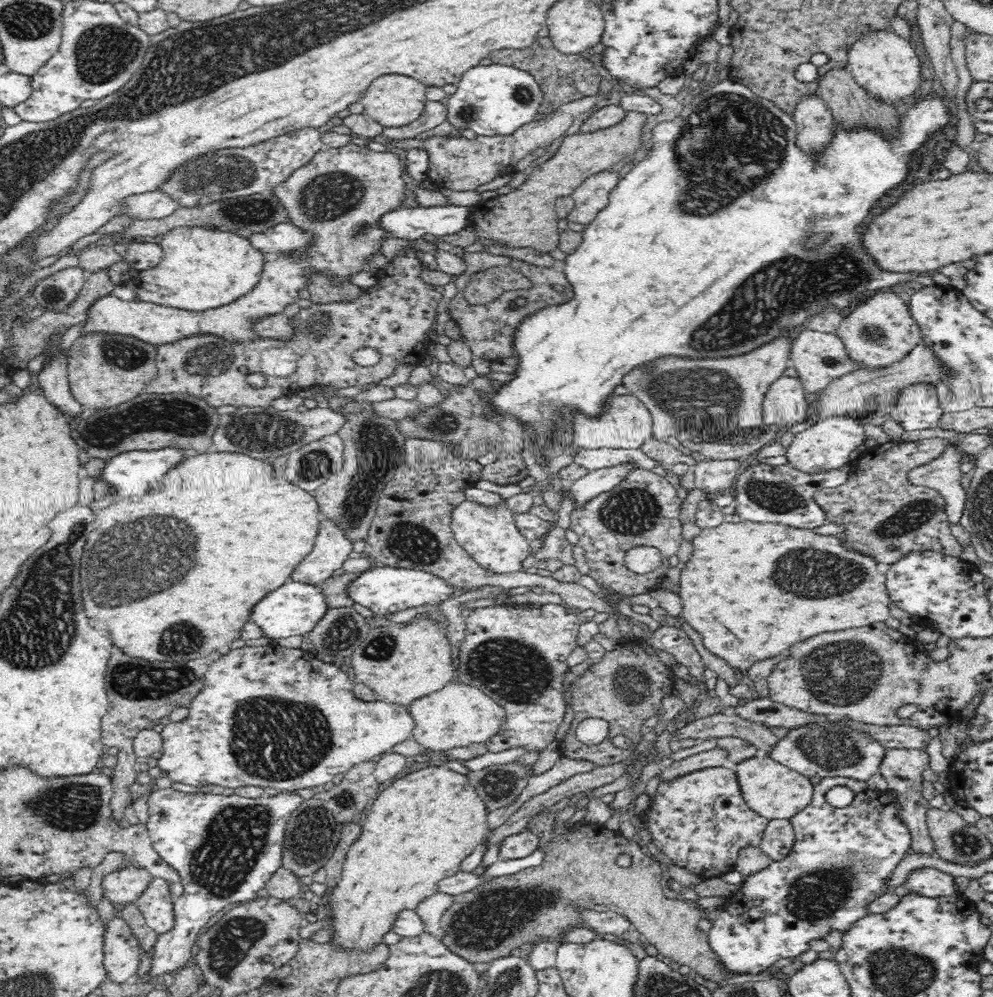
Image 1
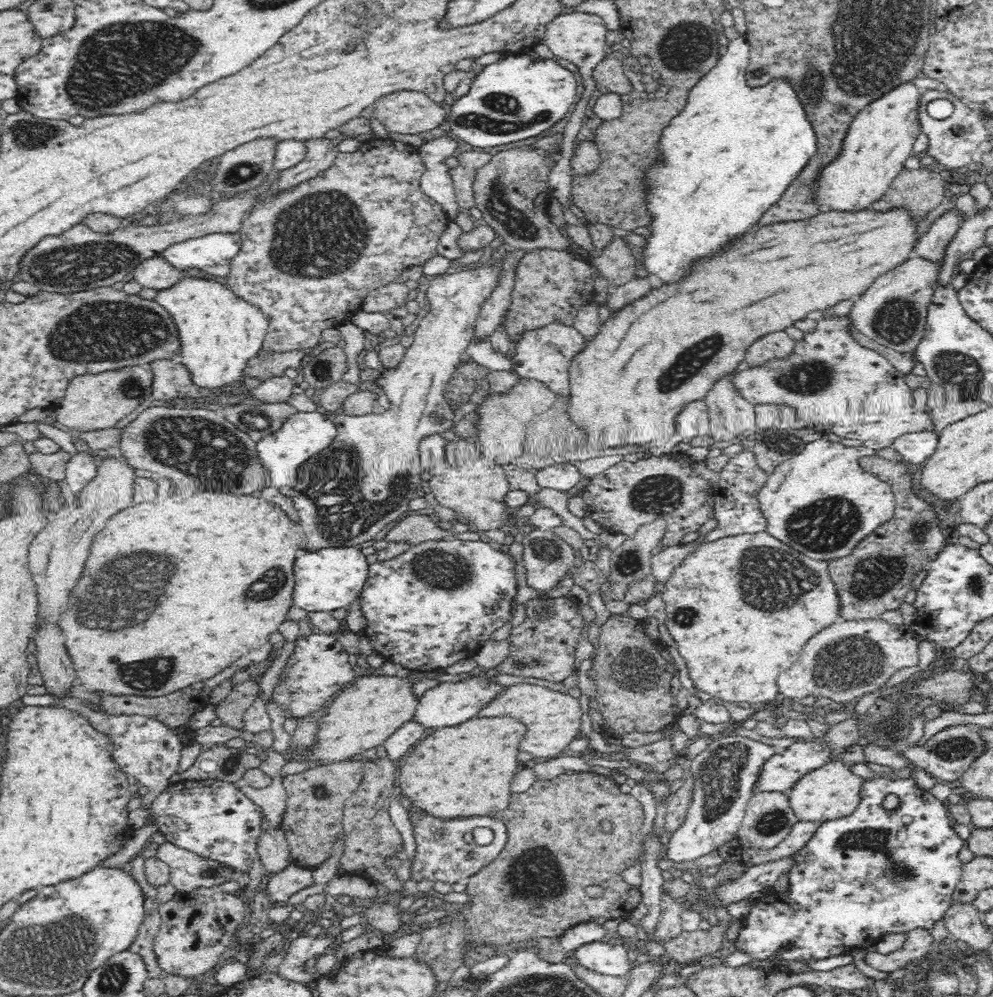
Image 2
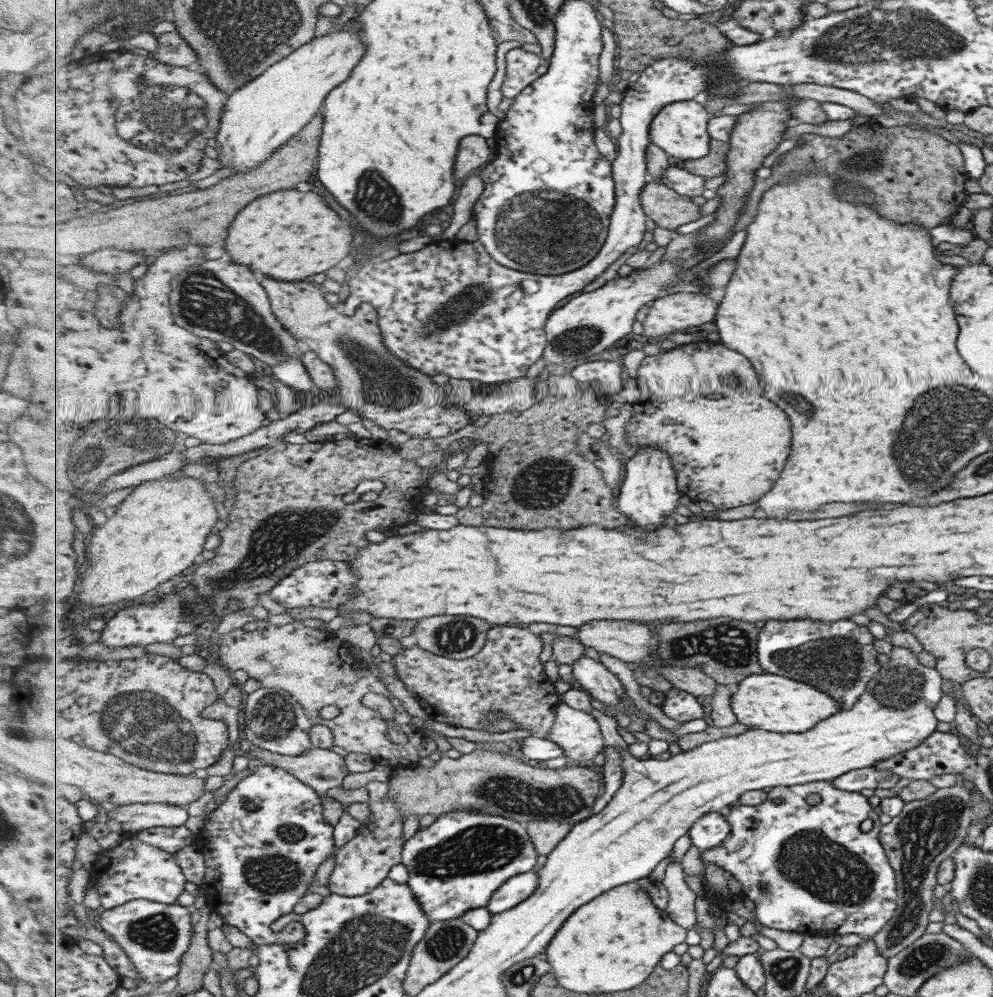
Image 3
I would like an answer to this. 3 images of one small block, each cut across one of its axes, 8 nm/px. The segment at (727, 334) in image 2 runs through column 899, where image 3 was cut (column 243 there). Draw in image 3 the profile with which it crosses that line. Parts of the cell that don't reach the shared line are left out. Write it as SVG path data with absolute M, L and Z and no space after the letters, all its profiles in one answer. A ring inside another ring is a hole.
M287 190L287 192L261 196L261 200L255 200L241 212L241 216L237 216L237 220L233 222L233 228L229 228L227 252L231 254L233 260L237 260L237 264L251 266L255 272L273 276L275 280L295 282L295 280L305 280L309 276L327 272L333 266L337 266L345 256L349 256L353 240L355 240L353 226L345 222L335 210L331 210L319 194Z

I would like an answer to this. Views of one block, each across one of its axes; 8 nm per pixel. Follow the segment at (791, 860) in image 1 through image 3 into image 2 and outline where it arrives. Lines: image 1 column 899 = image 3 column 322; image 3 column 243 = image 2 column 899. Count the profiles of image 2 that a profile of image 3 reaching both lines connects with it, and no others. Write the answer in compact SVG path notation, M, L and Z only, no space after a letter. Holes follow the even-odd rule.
M874 776L865 780L864 790L862 790L861 803L856 808L856 812L837 820L830 820L821 824L821 828L816 830L814 838L808 842L807 846L795 854L795 865L790 872L790 890L782 894L780 891L772 891L774 903L753 904L749 913L742 918L742 928L737 934L735 947L737 950L747 953L756 961L766 961L777 958L781 961L809 962L812 959L827 959L833 956L849 954L855 946L870 948L884 935L894 934L894 932L908 932L915 928L923 928L930 931L931 928L945 915L953 902L954 892L957 891L958 884L962 880L963 863L959 860L959 851L963 848L965 840L959 837L954 831L954 824L949 818L946 802L936 799L927 789L918 787L915 780L910 776L905 779L888 779L886 777ZM888 794L896 794L899 804L896 810L886 810L882 808L882 802Z

